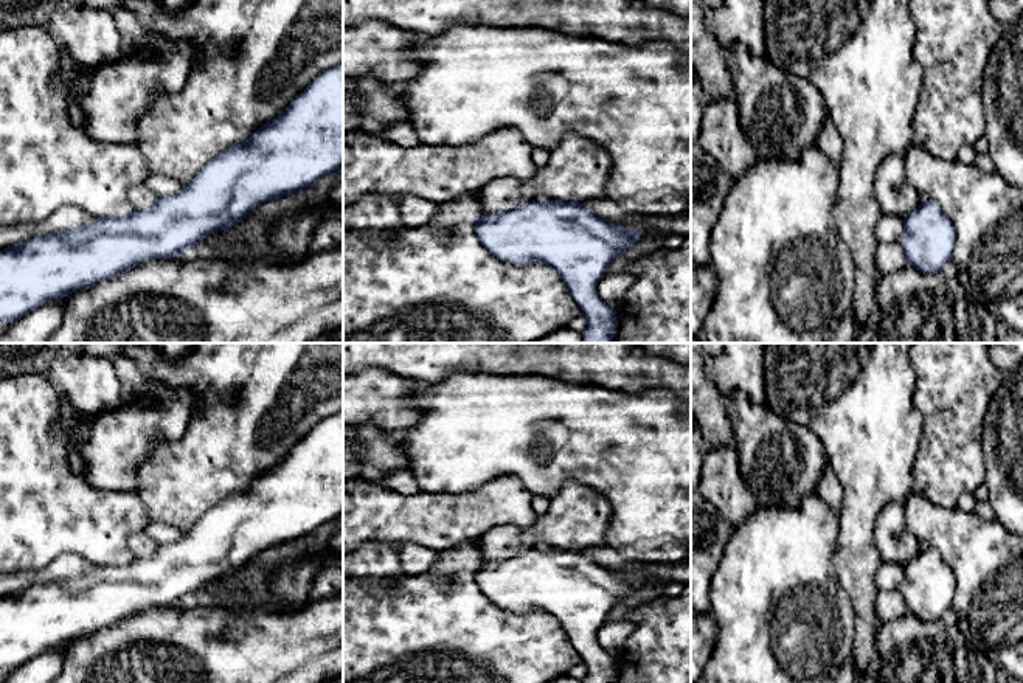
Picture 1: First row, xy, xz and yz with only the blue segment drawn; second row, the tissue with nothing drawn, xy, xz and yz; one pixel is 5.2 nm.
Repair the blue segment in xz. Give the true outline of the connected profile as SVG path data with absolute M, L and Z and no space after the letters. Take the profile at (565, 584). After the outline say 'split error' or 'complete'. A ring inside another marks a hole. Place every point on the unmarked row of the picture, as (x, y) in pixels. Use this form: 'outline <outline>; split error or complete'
outline M531 548L475 567L475 584L495 605L553 616L587 666L582 683L615 683L616 658L596 640L607 615L632 596L641 579L602 567L577 550Z; complete

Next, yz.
outline M922 550L903 565L903 582L899 590L908 613L921 621L935 622L952 608L956 579L938 551Z; complete

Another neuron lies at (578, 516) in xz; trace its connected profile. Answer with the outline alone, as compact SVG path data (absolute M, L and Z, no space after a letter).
M568 481L550 497L548 511L529 528L497 526L480 537L478 562L497 562L522 554L537 542L577 551L604 545L604 532L612 517L610 503L598 491L579 481Z

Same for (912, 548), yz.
M907 497L891 501L876 518L876 546L883 562L905 565L921 553L916 536L905 526L905 503Z

